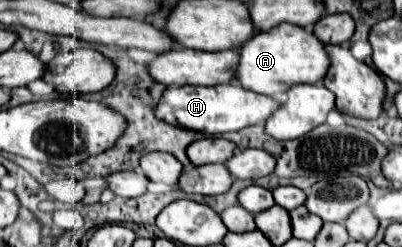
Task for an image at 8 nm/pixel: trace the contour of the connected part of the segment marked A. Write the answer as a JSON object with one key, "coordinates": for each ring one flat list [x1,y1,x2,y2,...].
{"coordinates":[[281,24,269,32,257,32,249,42,245,42,241,46,241,62,237,66,237,80,247,90,255,90,259,94,281,98,291,88,291,84,317,84,317,82,321,82,327,76,329,66,331,66,331,60,327,58,325,44,319,44,319,38,315,38,315,34,311,30,301,28,301,26,293,26,293,24]]}

